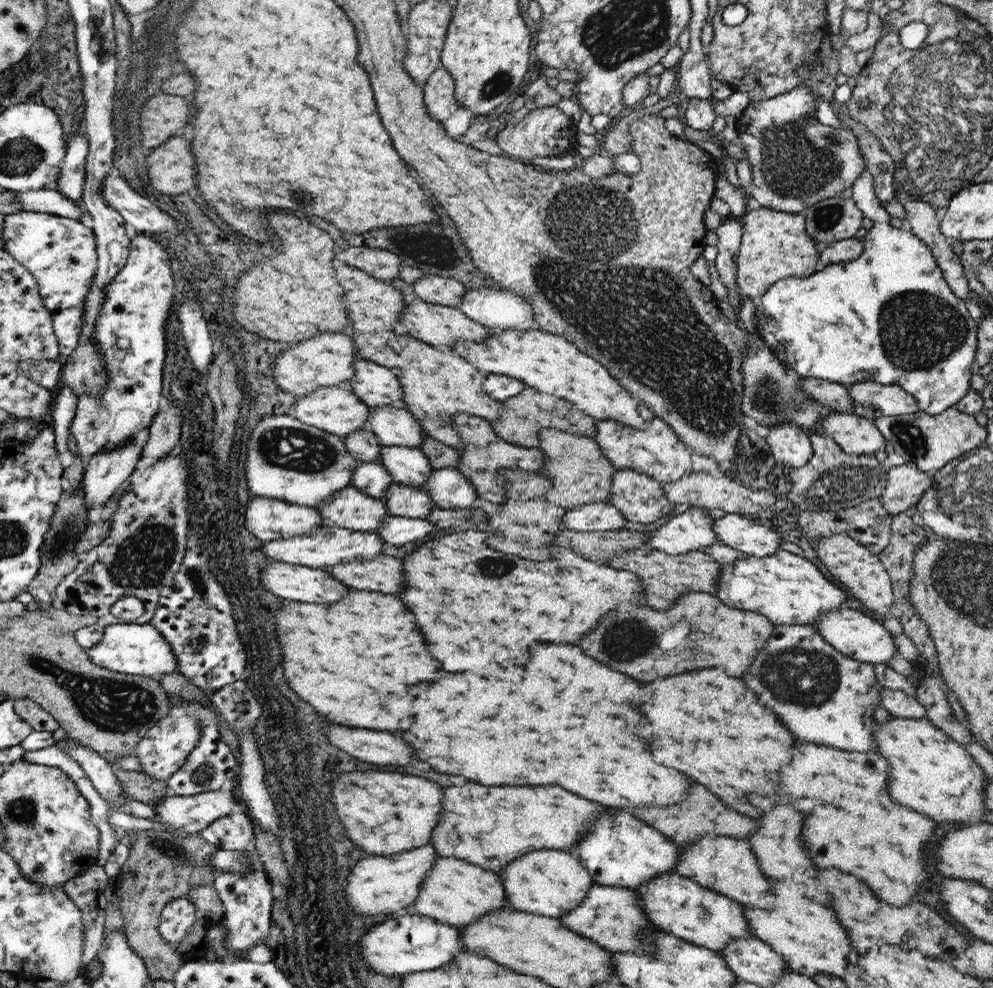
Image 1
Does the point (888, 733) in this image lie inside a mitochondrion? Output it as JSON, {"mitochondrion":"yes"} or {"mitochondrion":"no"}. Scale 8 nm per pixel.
{"mitochondrion":"no"}

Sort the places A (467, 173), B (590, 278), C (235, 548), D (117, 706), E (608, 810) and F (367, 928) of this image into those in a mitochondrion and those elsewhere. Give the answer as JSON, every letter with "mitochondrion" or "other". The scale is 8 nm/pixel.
{"A":"other","B":"mitochondrion","C":"other","D":"mitochondrion","E":"other","F":"other"}

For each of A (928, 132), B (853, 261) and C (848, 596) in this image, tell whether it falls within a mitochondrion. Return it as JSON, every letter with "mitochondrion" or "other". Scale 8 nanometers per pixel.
{"A":"mitochondrion","B":"other","C":"other"}

